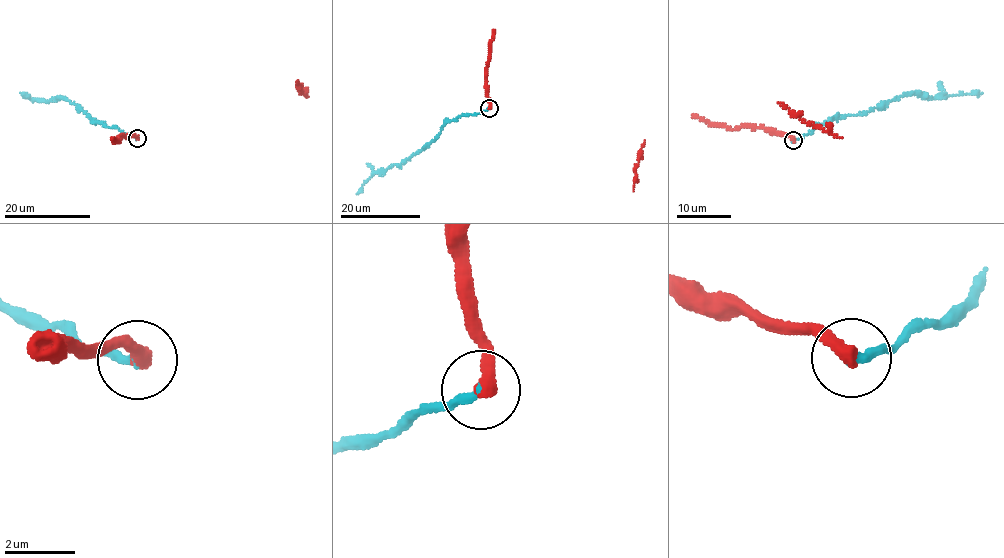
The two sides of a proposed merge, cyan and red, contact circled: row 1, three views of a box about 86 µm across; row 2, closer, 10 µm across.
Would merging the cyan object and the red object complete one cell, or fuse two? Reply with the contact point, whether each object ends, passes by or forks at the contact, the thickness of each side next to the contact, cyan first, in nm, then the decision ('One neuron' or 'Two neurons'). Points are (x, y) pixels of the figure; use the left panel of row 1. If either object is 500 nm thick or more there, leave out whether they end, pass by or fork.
Place: (137, 138). At the ring cyan ends. At the ring red ends. Thickness 240 nm (cyan) against 420 nm. Two neurons

